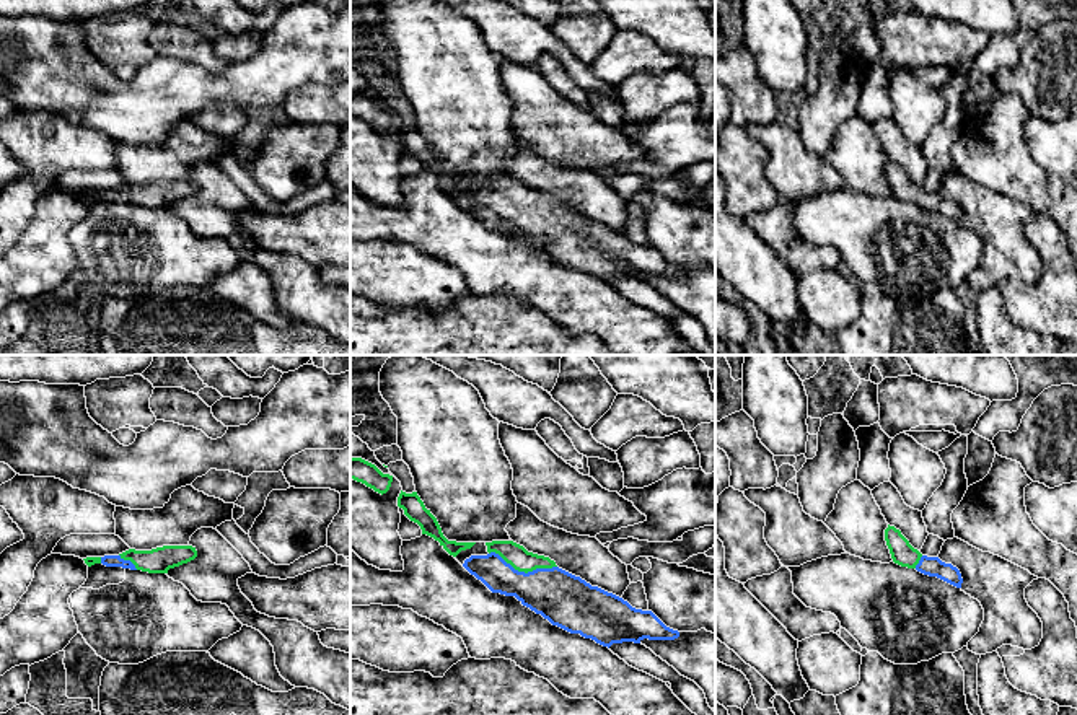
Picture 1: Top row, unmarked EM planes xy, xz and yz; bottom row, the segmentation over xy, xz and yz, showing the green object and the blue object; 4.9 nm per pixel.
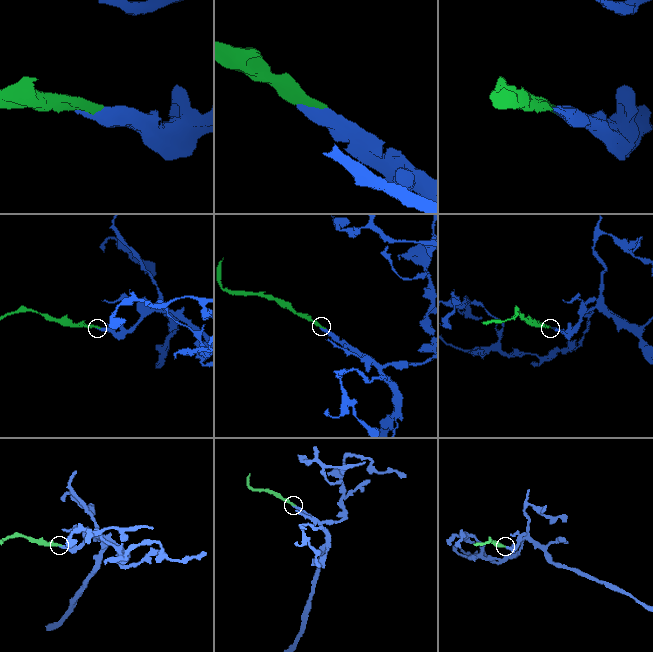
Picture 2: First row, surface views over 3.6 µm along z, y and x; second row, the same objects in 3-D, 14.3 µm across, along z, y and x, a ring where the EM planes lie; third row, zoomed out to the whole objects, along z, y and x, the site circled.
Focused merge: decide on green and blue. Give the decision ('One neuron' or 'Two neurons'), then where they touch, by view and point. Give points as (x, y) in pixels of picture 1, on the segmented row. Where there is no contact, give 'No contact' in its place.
One neuron. Touches green at xz (523, 570)

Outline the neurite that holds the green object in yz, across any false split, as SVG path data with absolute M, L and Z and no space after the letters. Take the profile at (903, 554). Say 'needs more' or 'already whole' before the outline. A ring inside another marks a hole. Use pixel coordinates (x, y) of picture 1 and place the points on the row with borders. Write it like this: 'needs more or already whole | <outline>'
needs more | M888 524L885 529L885 541L895 564L916 568L924 575L937 577L956 588L961 588L963 578L956 567L942 562L939 557L922 555L895 526Z

